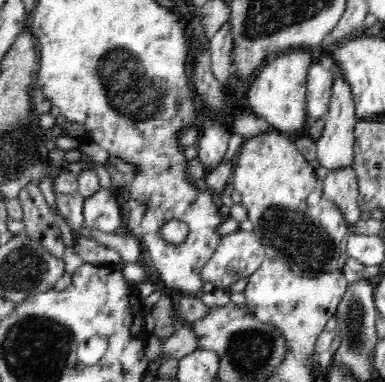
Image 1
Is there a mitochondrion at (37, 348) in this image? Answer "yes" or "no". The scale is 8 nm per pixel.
yes

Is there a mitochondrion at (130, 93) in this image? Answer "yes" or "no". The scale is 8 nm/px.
yes

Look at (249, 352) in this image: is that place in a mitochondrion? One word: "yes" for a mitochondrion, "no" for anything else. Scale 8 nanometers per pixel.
yes

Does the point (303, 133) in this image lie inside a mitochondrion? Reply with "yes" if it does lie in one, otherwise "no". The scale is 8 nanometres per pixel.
no

